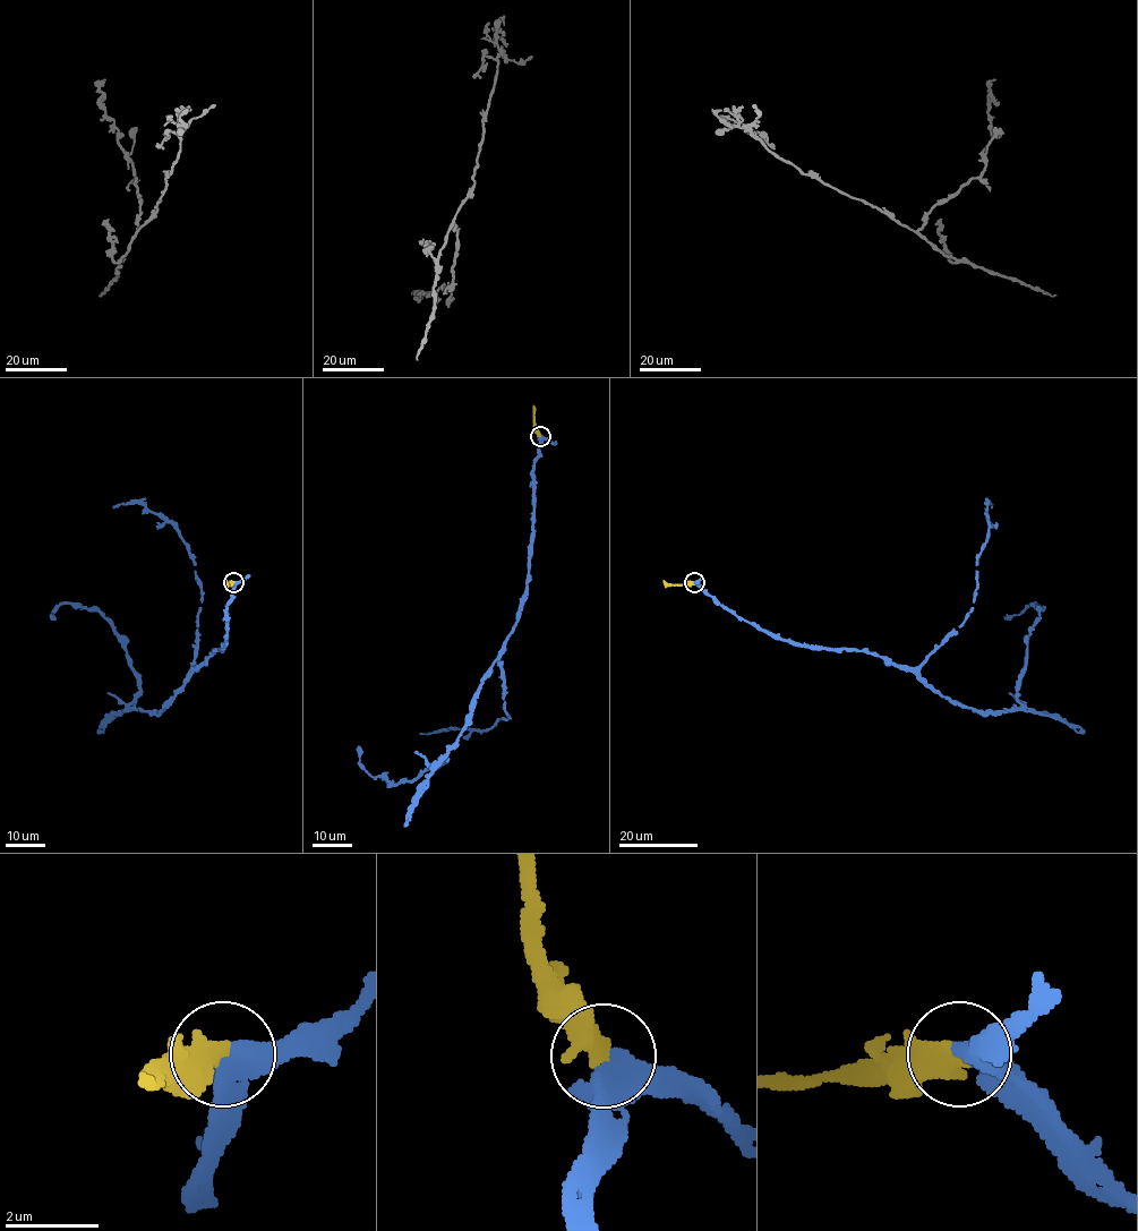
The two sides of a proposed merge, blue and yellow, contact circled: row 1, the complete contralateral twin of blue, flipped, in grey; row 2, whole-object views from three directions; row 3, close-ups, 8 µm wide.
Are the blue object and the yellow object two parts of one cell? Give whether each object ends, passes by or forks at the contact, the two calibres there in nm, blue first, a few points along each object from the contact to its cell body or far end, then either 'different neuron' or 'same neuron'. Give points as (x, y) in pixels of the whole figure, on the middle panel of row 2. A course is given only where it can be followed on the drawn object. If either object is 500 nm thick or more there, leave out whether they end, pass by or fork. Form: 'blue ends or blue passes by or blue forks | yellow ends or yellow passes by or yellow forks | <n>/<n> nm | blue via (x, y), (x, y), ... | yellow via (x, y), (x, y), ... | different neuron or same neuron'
blue passes by | yellow ends | 440/440 nm | blue via (541, 436), (527, 598), (465, 727), (436, 763), (446, 760), (399, 784), (371, 776), (359, 762), (358, 745) | yellow via (540, 436), (535, 422), (533, 405) | same neuron

